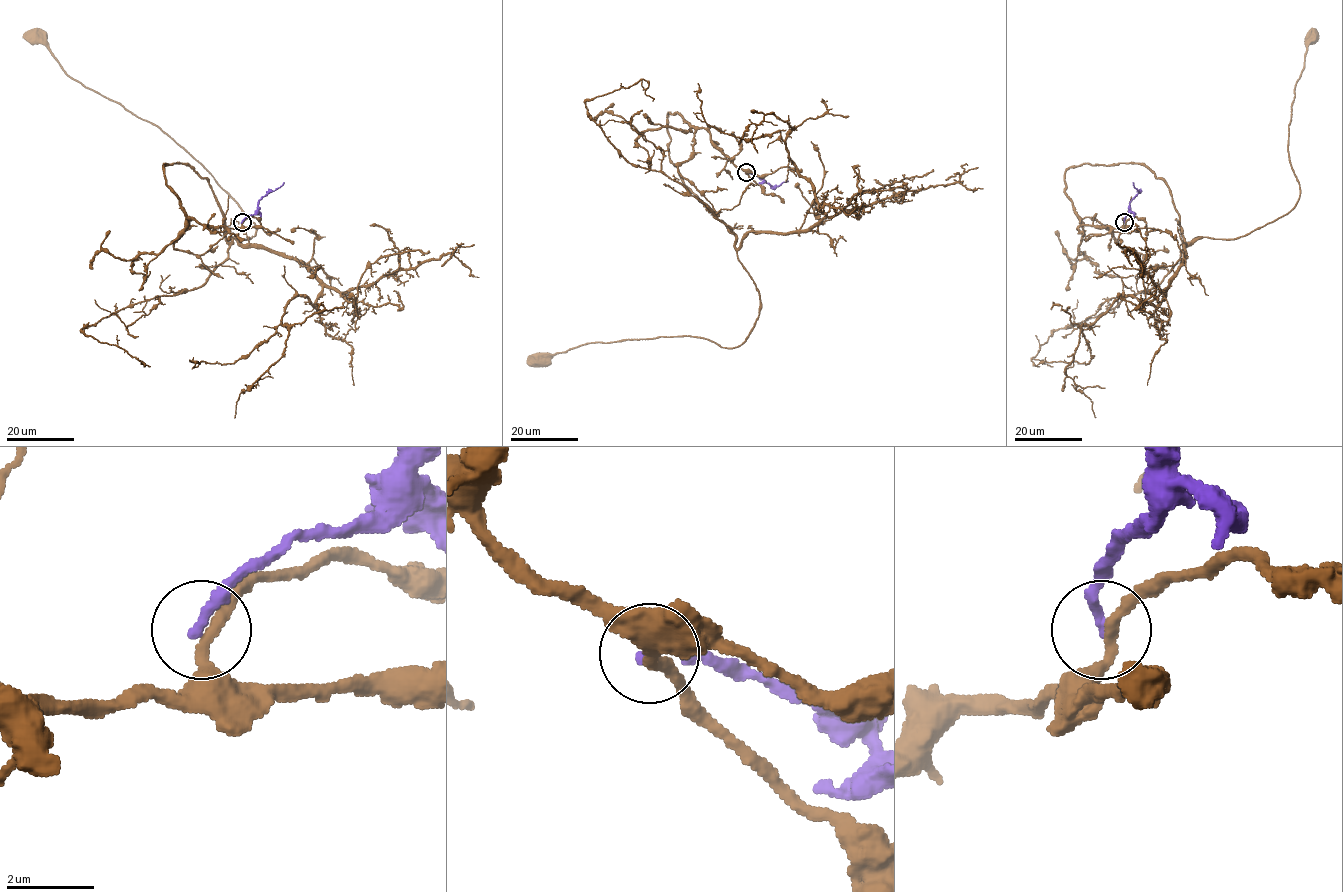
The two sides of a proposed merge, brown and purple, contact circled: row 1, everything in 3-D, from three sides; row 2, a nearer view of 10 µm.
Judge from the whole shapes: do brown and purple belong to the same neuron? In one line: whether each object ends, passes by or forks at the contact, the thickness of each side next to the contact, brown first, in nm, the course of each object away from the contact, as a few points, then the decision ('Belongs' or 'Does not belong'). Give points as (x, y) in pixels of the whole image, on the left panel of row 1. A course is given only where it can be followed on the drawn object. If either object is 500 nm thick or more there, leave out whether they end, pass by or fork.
At the ring brown passes by. At the ring purple ends. Thickness 260 nm (brown) against 260 nm. Course of brown: (242, 222), (191, 220), (164, 164), (206, 179), (230, 242), (255, 234), (187, 152), (73, 79), (36, 36). Course of purple: (242, 222), (255, 213), (258, 201), (284, 182). Does not belong

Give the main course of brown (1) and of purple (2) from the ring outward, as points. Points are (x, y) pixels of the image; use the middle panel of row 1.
1: (746, 173), (710, 134), (668, 113), (668, 157), (734, 234), (759, 297), (742, 342), (588, 342), (540, 361)
2: (746, 173), (756, 174), (773, 186), (788, 180)

